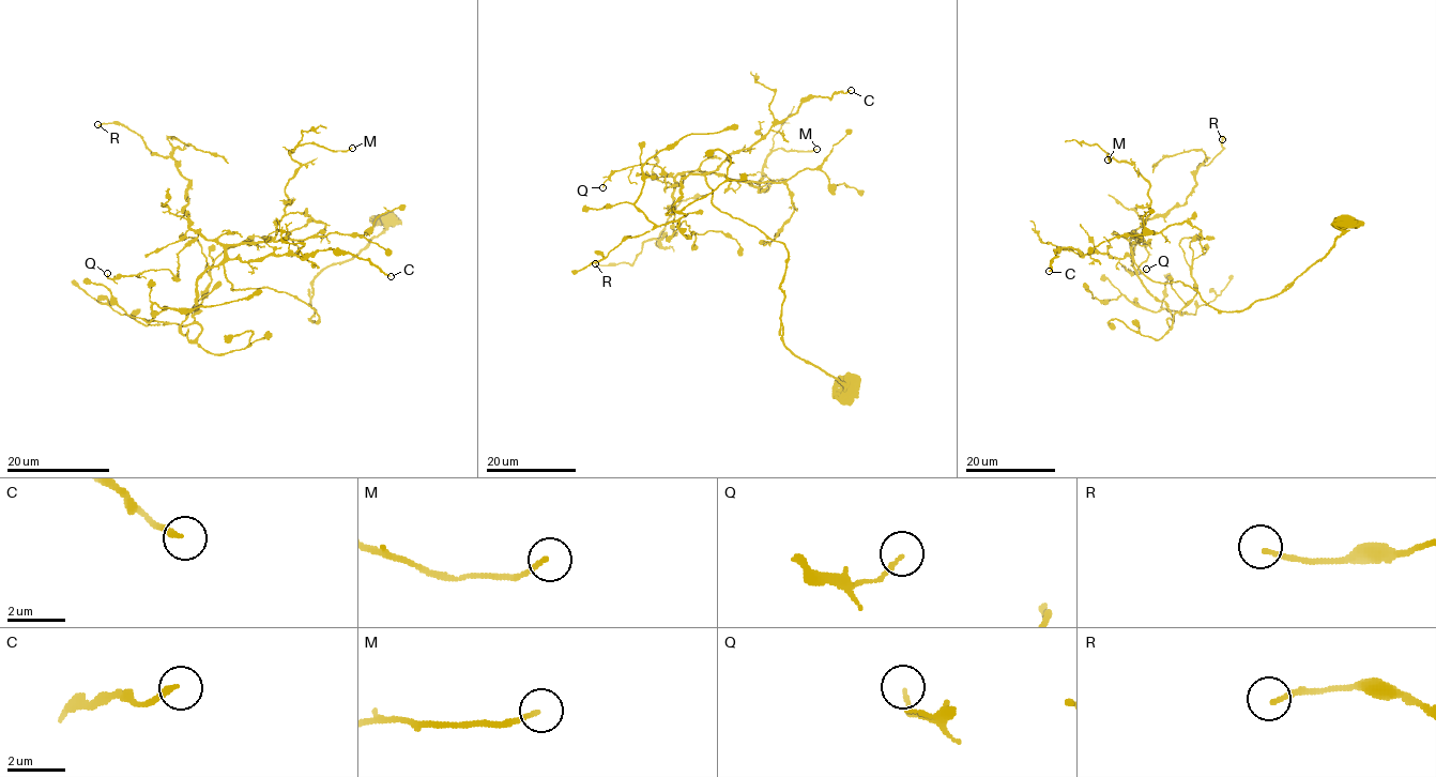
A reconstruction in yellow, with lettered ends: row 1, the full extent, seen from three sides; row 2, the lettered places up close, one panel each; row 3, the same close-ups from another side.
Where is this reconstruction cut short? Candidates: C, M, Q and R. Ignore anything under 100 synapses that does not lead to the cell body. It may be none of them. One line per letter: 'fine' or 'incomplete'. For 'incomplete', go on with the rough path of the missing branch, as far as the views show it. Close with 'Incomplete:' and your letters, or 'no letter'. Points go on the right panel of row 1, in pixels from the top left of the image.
C: fine
M: fine
Q: fine
R: fine
Incomplete: no letter

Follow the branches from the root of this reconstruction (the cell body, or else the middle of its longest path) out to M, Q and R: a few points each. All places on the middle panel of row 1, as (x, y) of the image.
M: (850, 384), (784, 344), (788, 248), (720, 212), (704, 176), (761, 192), (774, 150), (816, 149)
Q: (850, 384), (784, 344), (788, 248), (720, 212), (704, 172), (666, 189), (661, 169), (640, 164), (602, 187)
R: (850, 384), (784, 344), (788, 248), (720, 212), (702, 171), (675, 177), (674, 234), (630, 264), (595, 263)

